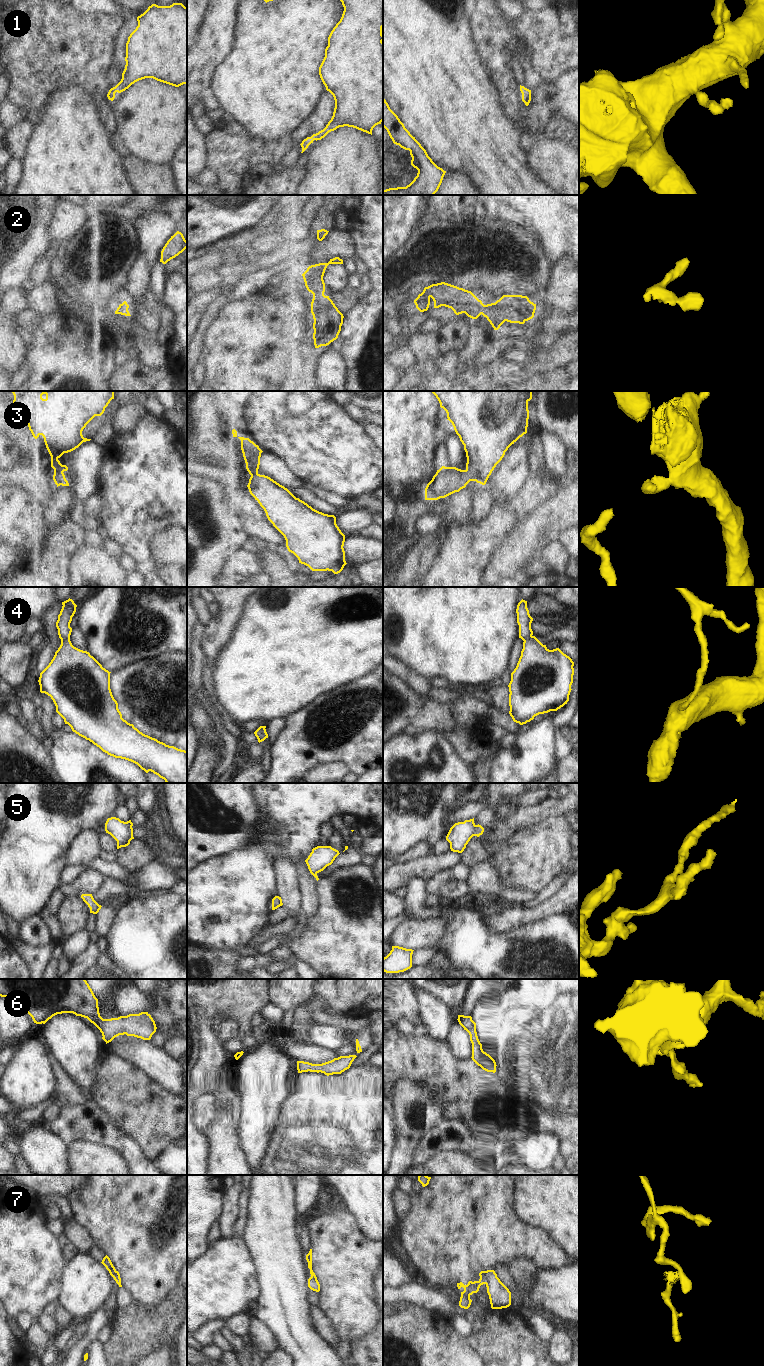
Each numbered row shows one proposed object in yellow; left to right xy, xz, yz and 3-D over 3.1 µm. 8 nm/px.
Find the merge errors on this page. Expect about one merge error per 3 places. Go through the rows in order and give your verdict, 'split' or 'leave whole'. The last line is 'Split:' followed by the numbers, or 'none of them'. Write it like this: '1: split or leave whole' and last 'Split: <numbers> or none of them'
1: leave whole
2: leave whole
3: leave whole
4: leave whole
5: leave whole
6: leave whole
7: split
Split: 7

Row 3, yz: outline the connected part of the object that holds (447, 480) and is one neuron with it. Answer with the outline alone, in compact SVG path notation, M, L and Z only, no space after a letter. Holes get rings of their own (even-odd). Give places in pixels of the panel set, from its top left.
M432 391L447 413L449 420L464 445L467 463L466 469L442 466L425 488L425 500L445 498L465 488L470 481L485 485L496 465L502 460L508 448L527 433L529 410L528 402L532 391Z

